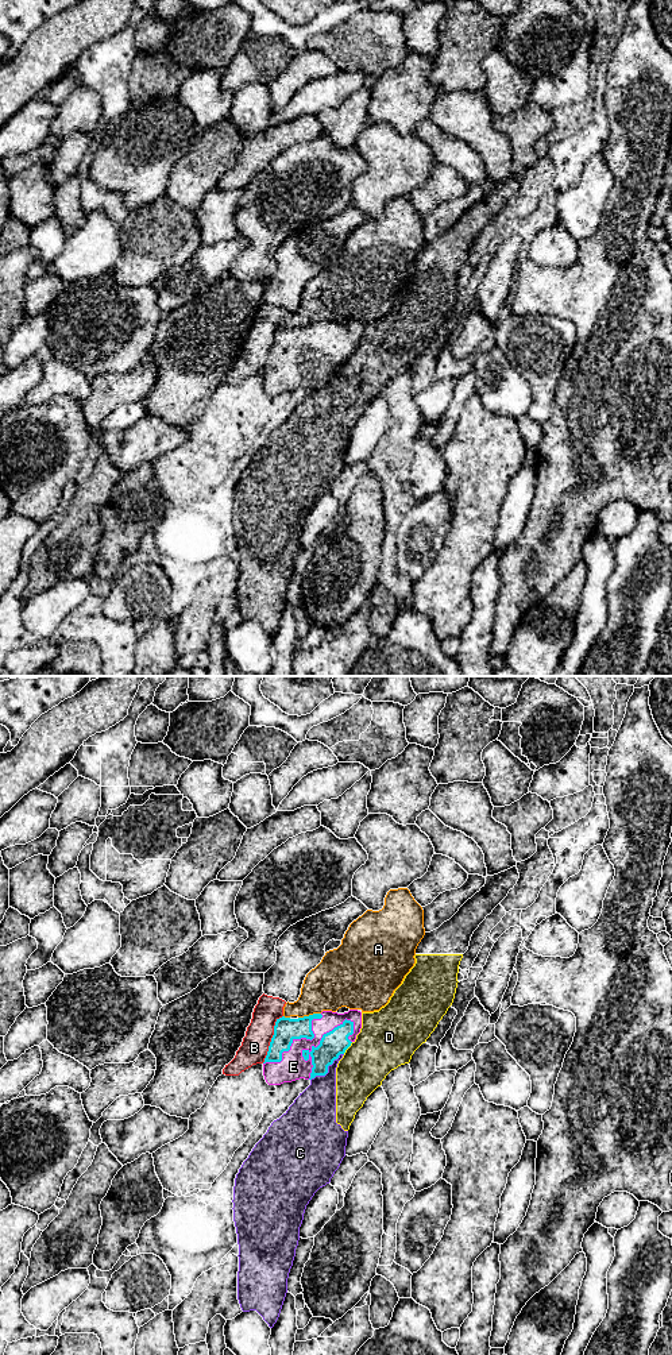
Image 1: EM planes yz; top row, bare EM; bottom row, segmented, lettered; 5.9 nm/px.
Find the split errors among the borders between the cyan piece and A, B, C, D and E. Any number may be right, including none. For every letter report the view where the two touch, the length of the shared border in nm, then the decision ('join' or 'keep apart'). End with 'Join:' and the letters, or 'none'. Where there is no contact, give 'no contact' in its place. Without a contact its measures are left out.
A: contact in yz; length 140 nm; keep apart
B: contact in yz; length 320 nm; keep apart
C: contact in yz; length 260 nm; keep apart
D: contact in yz; length 90 nm; keep apart
E: contact in yz; length 440 nm; join
Join: E

